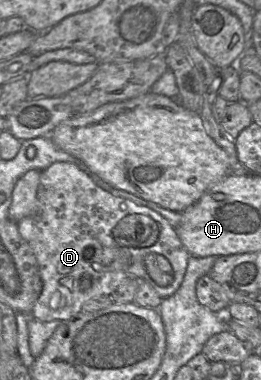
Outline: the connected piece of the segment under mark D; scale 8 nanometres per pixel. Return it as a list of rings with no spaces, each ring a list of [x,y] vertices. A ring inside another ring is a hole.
[[[55,162],[41,171],[37,198],[37,213],[17,223],[19,234],[29,244],[37,259],[43,284],[29,317],[43,322],[67,321],[81,312],[85,302],[99,296],[111,296],[128,278],[146,281],[162,299],[172,296],[180,288],[191,255],[181,242],[176,228],[155,210],[103,190],[86,172],[71,162]],[[131,214],[142,214],[157,222],[159,237],[153,246],[121,247],[115,242],[113,229],[124,217]]]

